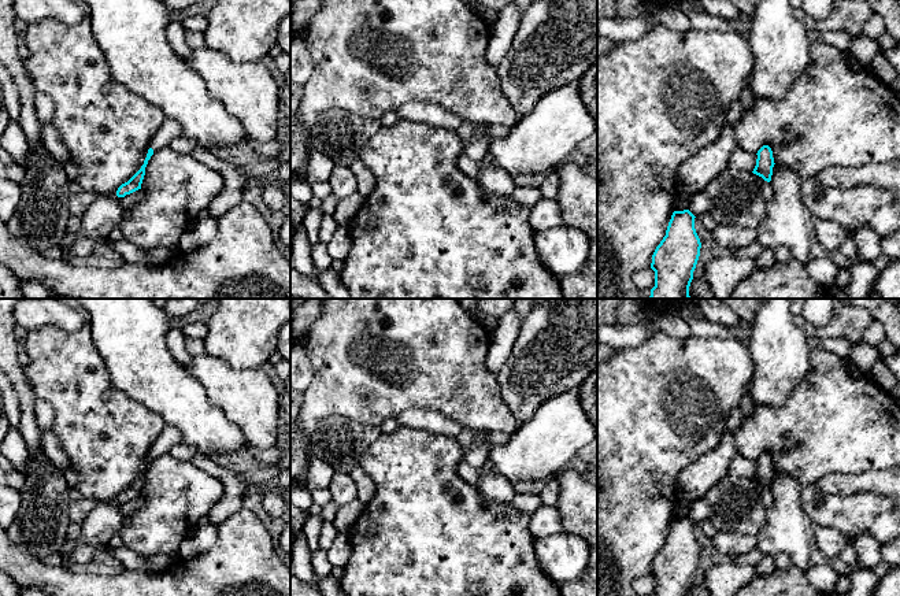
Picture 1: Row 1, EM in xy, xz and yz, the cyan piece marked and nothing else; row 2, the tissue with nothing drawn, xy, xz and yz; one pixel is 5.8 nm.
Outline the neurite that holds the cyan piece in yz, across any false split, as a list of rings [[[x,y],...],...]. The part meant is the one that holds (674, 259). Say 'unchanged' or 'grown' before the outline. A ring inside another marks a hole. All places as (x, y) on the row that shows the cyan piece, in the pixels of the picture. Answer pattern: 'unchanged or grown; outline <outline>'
unchanged; outline [[[689,210],[673,212],[666,236],[652,255],[655,286],[649,299],[692,299],[689,286],[701,248],[695,218]]]

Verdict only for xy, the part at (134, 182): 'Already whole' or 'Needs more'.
Needs more

